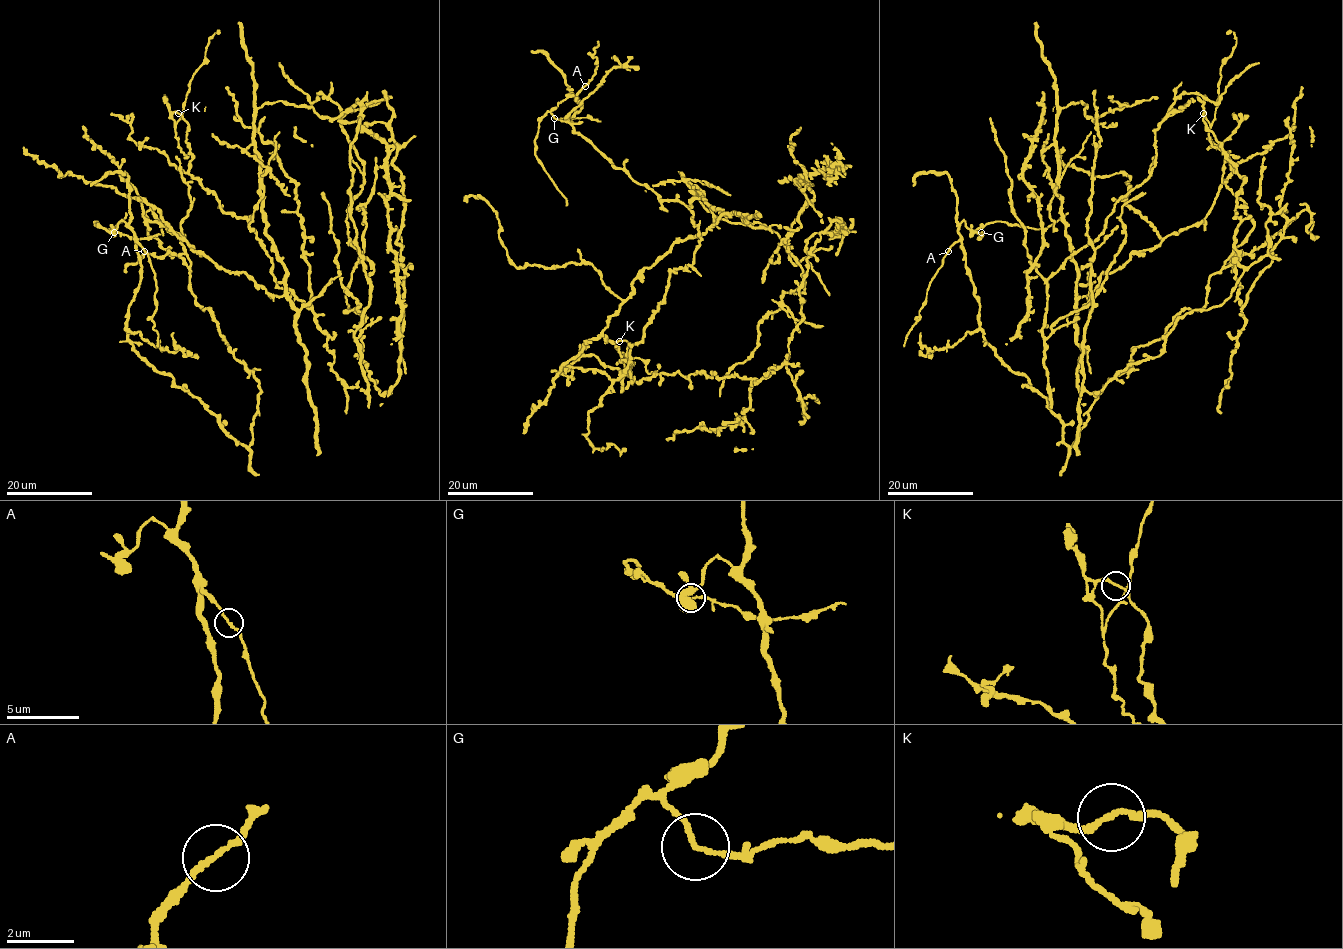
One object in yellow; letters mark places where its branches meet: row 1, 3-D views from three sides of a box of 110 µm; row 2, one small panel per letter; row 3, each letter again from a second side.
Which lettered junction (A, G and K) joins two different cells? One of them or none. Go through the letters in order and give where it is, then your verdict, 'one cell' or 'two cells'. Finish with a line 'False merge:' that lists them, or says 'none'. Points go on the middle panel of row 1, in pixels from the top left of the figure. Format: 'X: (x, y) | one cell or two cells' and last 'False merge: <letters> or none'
A: (585, 86) | two cells
G: (554, 118) | one cell
K: (619, 341) | one cell
False merge: A

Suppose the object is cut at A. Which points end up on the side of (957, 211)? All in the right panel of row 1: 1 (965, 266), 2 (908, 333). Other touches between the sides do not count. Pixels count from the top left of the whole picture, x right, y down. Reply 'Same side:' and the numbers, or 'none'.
Same side: 1

